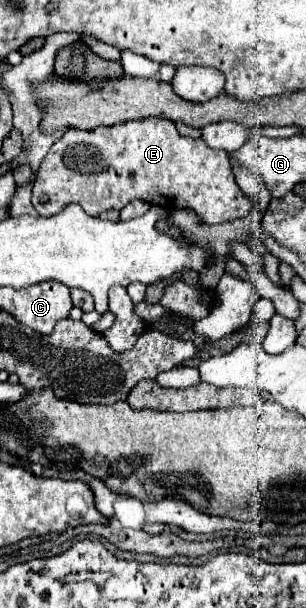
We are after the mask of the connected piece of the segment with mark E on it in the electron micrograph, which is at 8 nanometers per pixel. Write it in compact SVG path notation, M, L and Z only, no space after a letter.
M168 118L130 120L110 128L96 128L92 132L76 128L66 130L42 160L32 188L32 204L40 216L54 216L66 204L78 204L90 216L100 216L106 210L122 210L134 198L162 206L166 210L190 208L200 216L202 222L208 224L222 224L228 220L244 218L254 206L248 194L244 194L234 180L228 152L210 148L202 138L194 140L180 136L174 122Z

